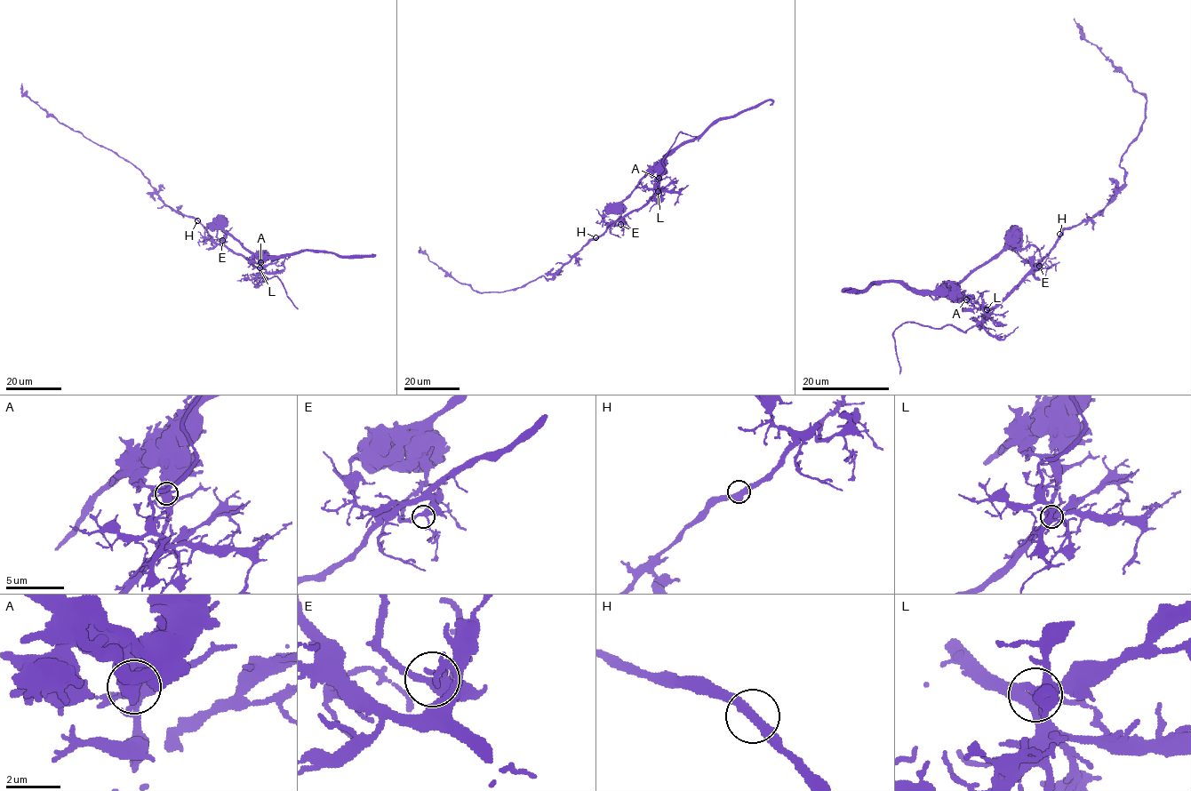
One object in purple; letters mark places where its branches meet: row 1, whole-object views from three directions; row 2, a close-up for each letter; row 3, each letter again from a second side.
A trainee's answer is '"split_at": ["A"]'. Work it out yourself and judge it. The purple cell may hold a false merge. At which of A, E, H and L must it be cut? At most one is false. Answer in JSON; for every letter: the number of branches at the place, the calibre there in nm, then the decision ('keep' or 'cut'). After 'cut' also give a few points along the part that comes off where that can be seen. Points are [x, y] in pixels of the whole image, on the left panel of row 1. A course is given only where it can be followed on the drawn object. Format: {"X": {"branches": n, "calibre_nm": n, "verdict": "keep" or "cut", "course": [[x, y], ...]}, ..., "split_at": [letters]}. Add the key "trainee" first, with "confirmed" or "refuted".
{"trainee": "confirmed", "A": {"branches": 7, "calibre_nm": 340, "verdict": "cut", "course": [[259, 261], [255, 267], [217, 243], [195, 219], [160, 198], [134, 165], [60, 123], [21, 91], [21, 83]]}, "E": {"branches": 4, "calibre_nm": 360, "verdict": "keep"}, "H": {"branches": 2, "calibre_nm": 420, "verdict": "keep"}, "L": {"branches": 4, "calibre_nm": 380, "verdict": "keep"}, "split_at": ["A"]}

